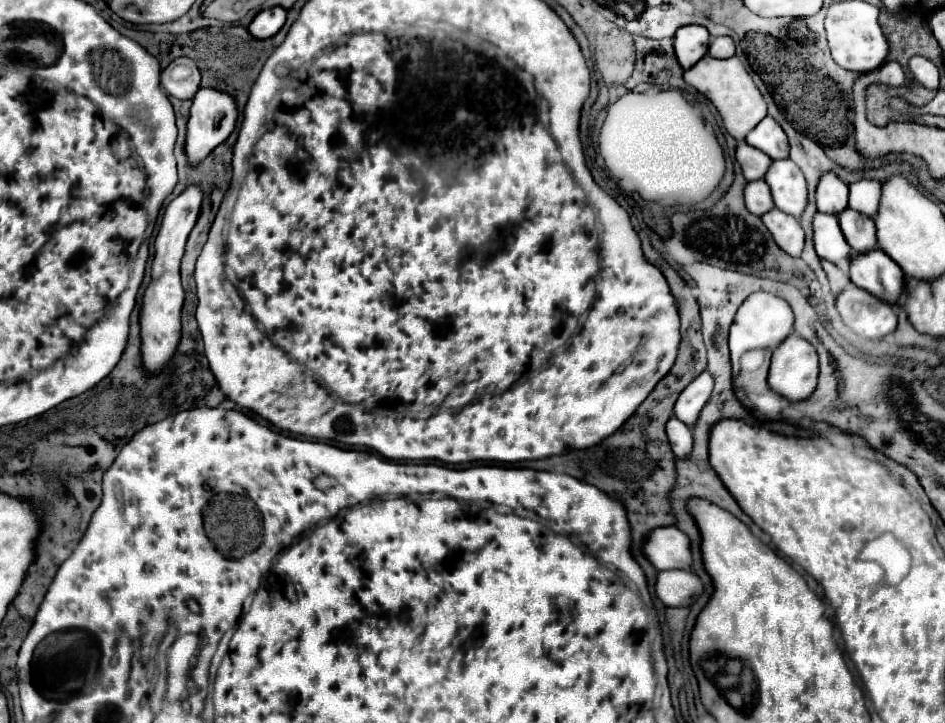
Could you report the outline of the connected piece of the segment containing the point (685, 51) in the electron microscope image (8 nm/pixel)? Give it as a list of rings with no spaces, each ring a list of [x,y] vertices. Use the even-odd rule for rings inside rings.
[[[685,25],[675,33],[675,55],[683,69],[693,67],[709,47],[709,31],[701,25]]]

